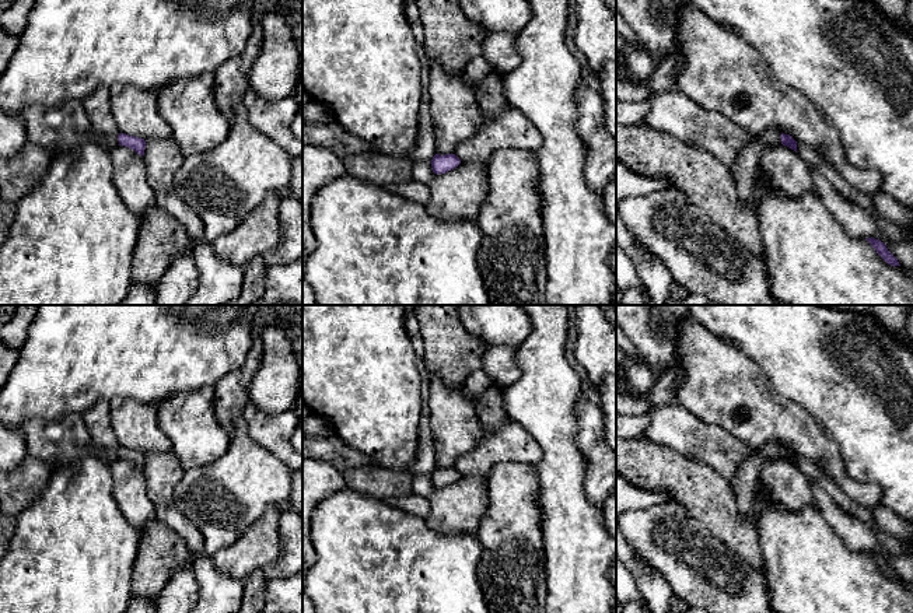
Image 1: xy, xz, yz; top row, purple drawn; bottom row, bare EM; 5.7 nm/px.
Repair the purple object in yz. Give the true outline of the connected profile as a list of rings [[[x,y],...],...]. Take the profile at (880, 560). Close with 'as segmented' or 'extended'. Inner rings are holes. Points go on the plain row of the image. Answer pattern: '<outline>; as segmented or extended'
[[[865,551],[877,567],[891,579],[900,579],[898,572],[888,564],[886,558],[875,551]]]; as segmented

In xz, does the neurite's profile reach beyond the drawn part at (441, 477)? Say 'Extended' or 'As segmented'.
As segmented

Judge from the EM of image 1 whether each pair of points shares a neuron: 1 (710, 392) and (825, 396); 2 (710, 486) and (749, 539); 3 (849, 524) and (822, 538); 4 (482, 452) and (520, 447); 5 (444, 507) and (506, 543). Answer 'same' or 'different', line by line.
1: different
2: same
3: different
4: same
5: different

